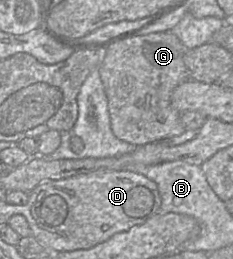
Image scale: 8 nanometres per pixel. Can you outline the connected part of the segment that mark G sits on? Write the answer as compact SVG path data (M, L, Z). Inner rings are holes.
M165 31L132 36L103 51L98 70L108 100L111 129L118 139L144 146L186 131L181 112L171 104L174 89L190 79L184 63L186 50L171 31Z

